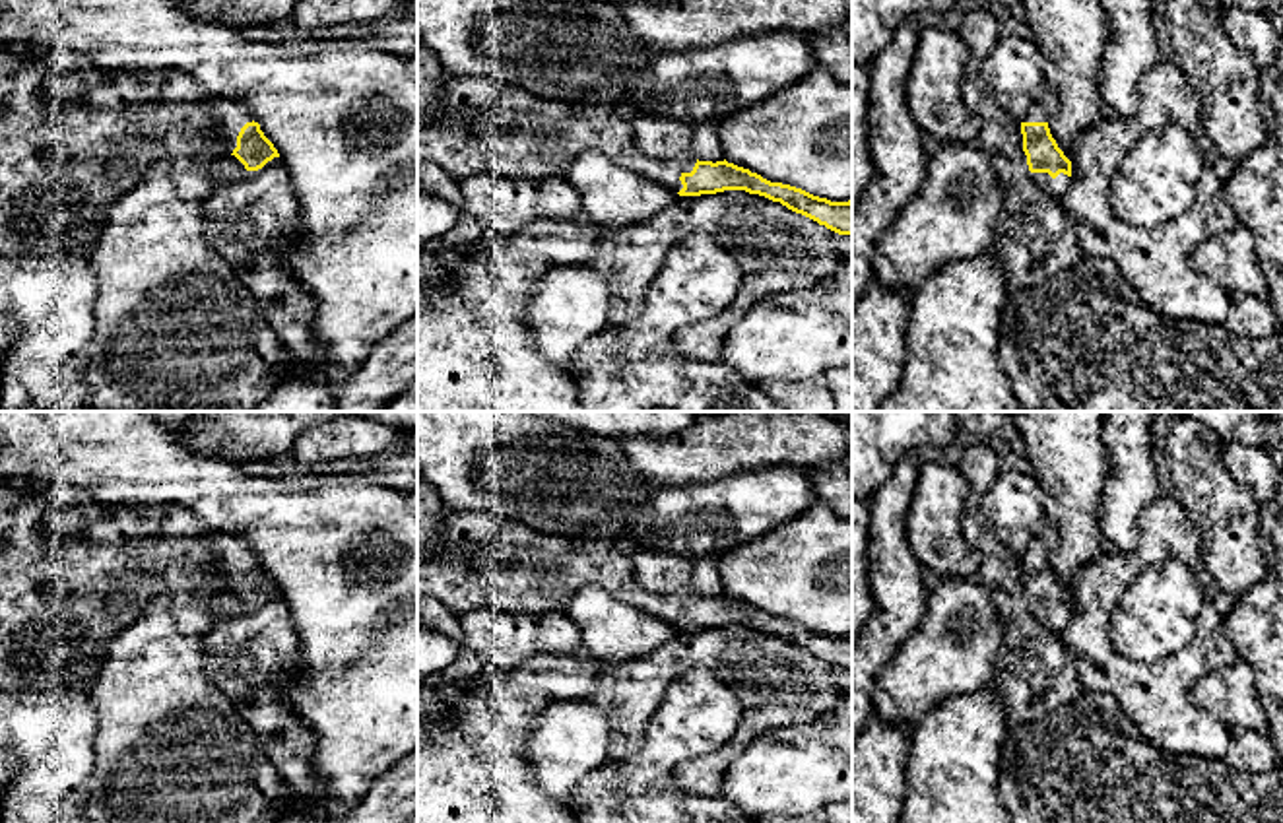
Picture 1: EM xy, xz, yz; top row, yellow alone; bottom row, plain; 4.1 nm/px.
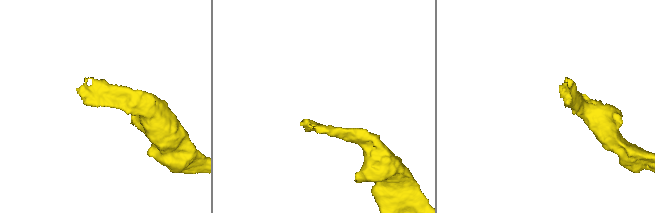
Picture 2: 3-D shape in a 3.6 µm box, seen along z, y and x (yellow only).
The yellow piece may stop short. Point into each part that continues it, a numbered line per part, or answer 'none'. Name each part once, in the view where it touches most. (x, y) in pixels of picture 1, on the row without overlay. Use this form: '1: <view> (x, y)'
1: xz (484, 561)

